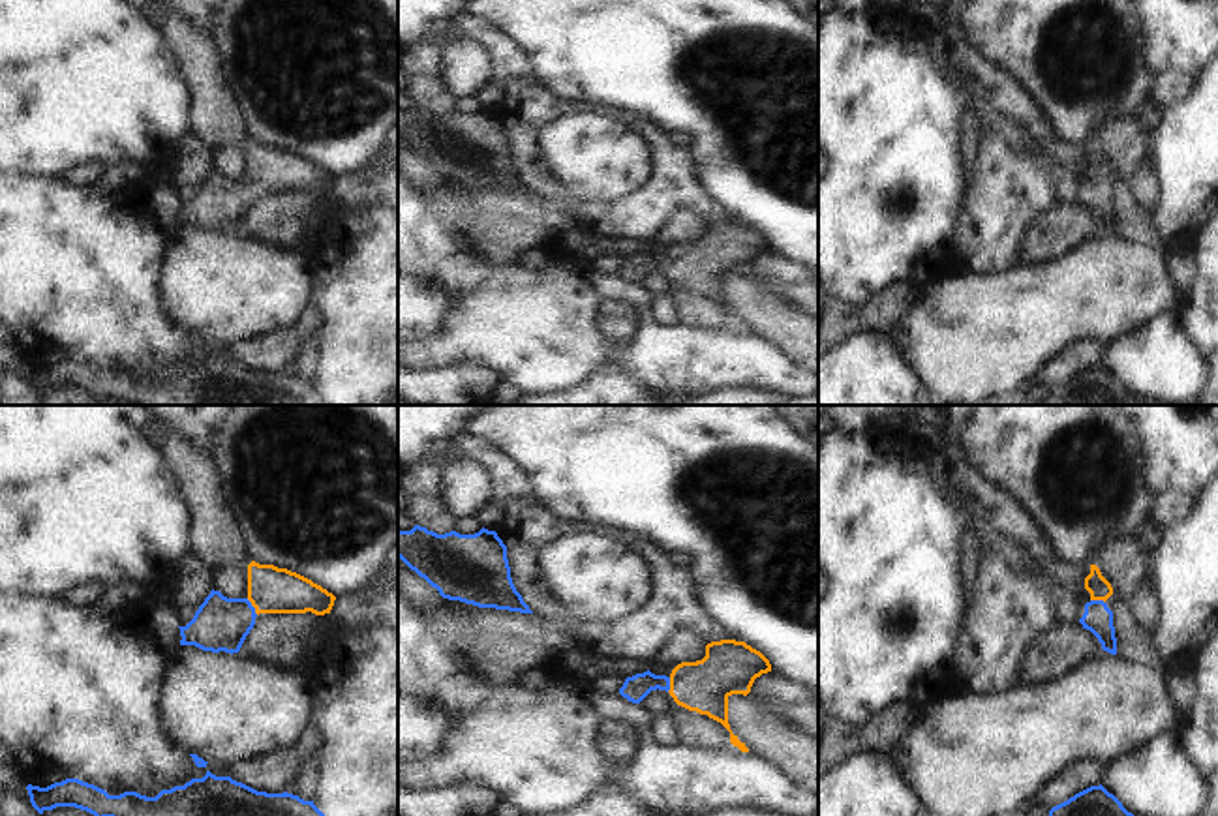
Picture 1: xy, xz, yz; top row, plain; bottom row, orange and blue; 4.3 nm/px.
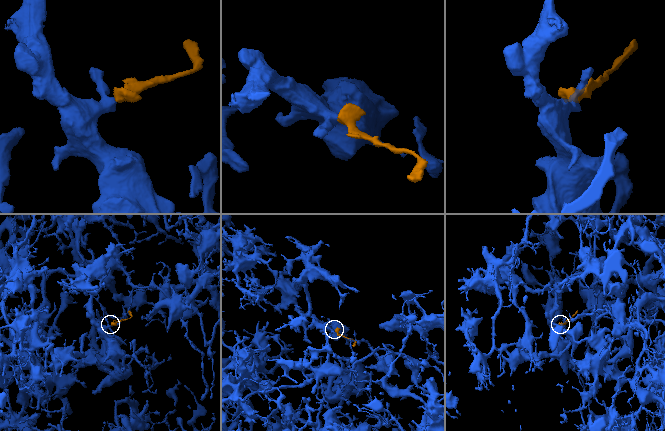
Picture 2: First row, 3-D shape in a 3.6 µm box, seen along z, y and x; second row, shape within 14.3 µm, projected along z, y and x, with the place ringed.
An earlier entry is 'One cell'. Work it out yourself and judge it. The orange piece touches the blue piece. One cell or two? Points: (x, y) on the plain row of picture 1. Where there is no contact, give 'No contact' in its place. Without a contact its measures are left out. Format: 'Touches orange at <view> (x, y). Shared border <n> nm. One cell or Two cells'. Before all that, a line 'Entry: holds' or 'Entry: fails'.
Entry: holds
Touches orange at xy (252, 184). Shared border 90 nm. One cell.

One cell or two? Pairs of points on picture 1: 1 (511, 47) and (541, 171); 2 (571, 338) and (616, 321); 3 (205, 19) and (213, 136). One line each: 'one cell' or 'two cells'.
1: one cell
2: two cells
3: two cells

